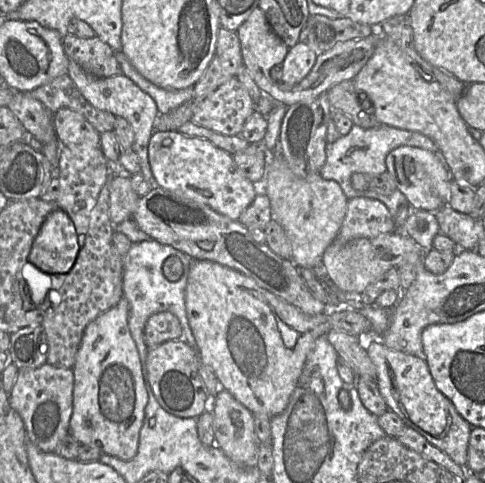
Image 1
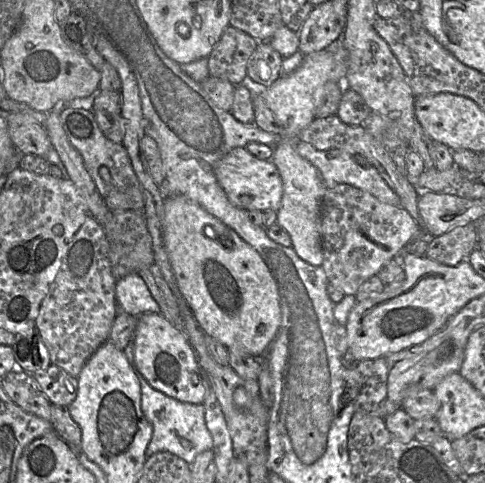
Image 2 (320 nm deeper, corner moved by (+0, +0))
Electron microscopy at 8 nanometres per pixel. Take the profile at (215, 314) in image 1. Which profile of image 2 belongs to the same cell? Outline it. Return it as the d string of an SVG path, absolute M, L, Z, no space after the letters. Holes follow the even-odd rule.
M179 194L164 199L163 237L180 293L203 332L226 346L229 353L263 358L278 334L282 312L277 285L260 254L219 219Z

